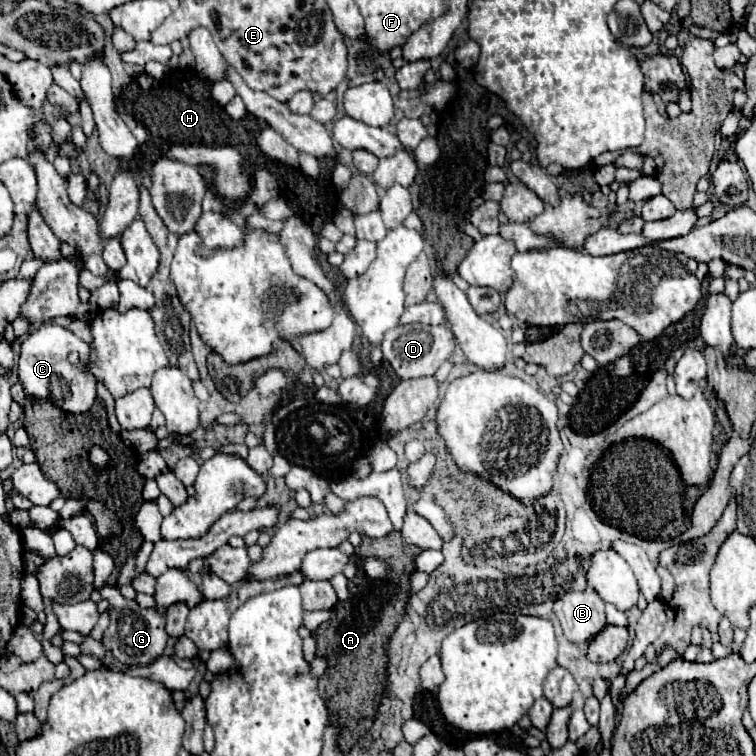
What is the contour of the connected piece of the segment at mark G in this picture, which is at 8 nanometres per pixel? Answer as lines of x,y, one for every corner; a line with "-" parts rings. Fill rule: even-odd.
104,586
100,594
104,600
108,600
108,612
110,612
110,626
106,628
102,638
106,650
110,650
116,660
128,666
146,666
156,658
160,658
168,642
168,634
164,630
166,618
158,614
156,608
140,608
136,600
122,598
118,588

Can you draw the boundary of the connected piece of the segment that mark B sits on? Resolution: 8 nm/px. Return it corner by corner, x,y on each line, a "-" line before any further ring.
592,588
570,592
556,600
554,614
560,620
566,638
574,644
586,644
606,626
604,602

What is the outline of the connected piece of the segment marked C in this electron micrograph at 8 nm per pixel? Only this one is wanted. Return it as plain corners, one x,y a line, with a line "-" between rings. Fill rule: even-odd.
52,322
40,324
22,342
18,360
18,380
22,382
24,392
28,396
34,396
38,400
48,400
66,412
82,414
90,410
90,406
96,400
96,384
90,372
84,372
68,362
70,350
78,350
82,356
86,356
88,354
86,350
90,348
86,342
82,342
78,336
74,336
70,330
62,326
56,326

